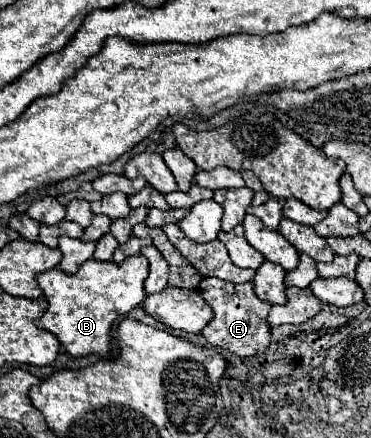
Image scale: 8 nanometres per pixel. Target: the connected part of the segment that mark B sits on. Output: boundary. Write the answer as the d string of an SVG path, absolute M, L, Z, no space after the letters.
M143 255L127 257L123 263L113 261L85 261L75 275L67 275L61 269L51 269L39 273L37 281L45 293L49 309L37 319L37 325L53 333L61 345L73 357L85 355L107 355L109 353L109 333L117 315L123 315L137 307L145 297L143 281L149 273L149 261Z

